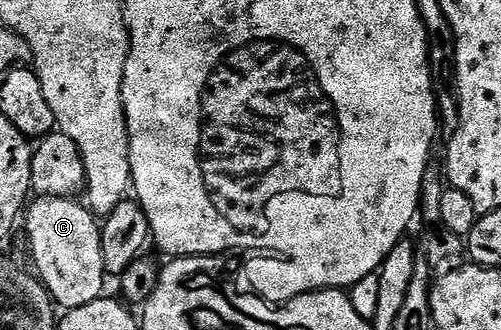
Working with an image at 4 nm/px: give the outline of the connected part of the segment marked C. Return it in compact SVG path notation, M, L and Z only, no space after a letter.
M43 196L25 209L24 224L25 220L30 256L34 259L33 271L50 292L55 305L69 310L88 306L88 302L99 299L108 275L101 253L102 229L89 207L74 198L65 200Z

